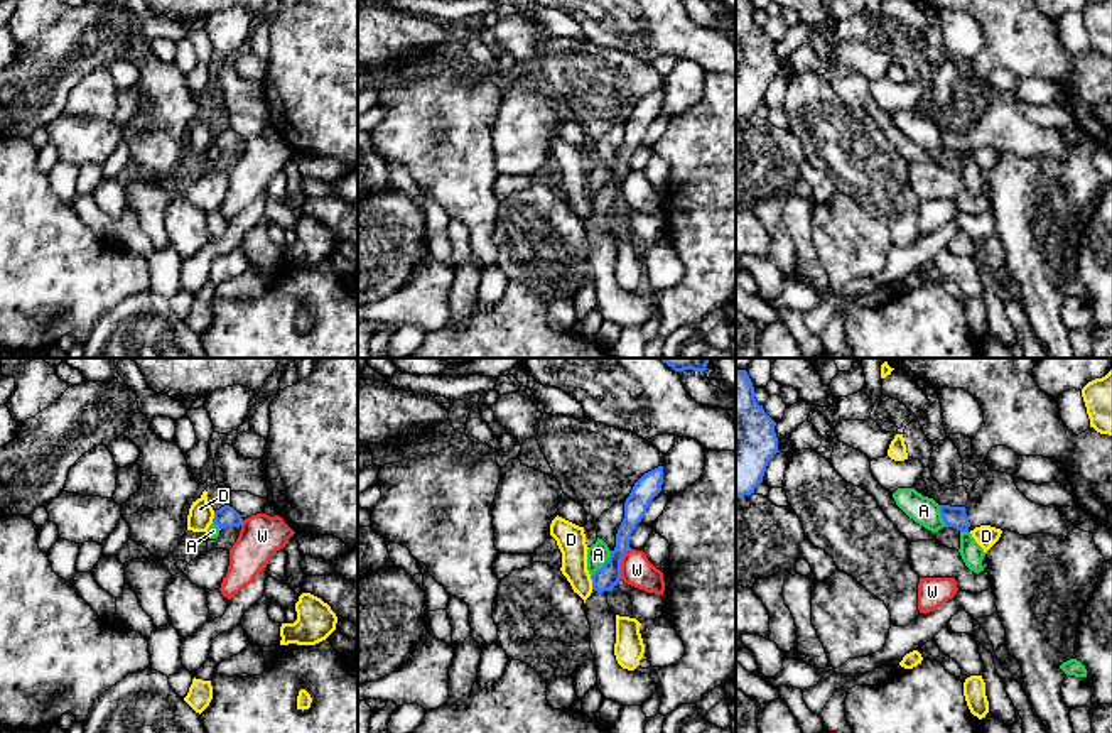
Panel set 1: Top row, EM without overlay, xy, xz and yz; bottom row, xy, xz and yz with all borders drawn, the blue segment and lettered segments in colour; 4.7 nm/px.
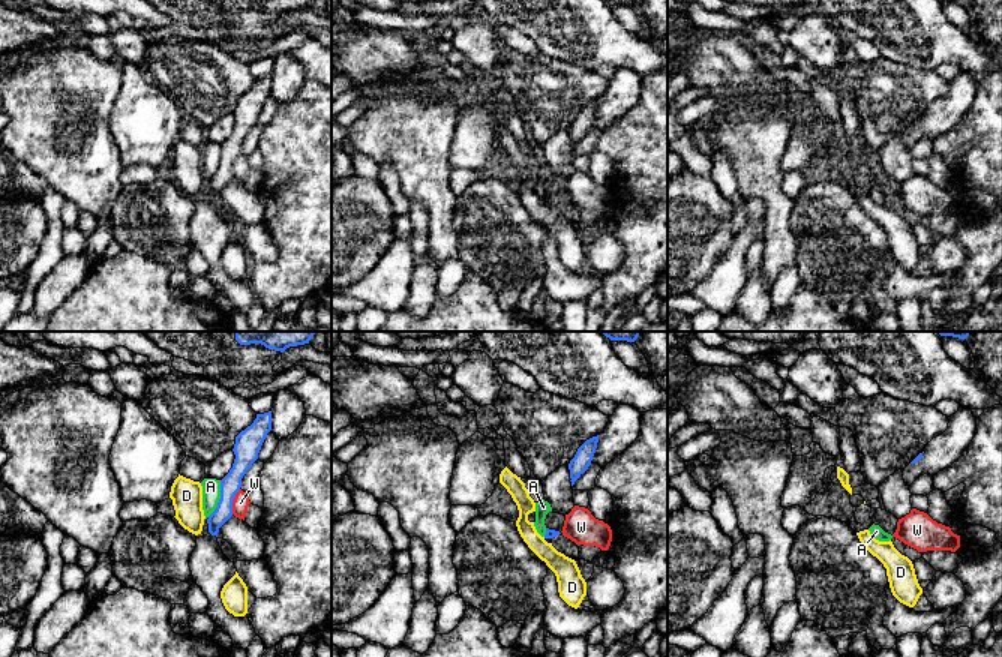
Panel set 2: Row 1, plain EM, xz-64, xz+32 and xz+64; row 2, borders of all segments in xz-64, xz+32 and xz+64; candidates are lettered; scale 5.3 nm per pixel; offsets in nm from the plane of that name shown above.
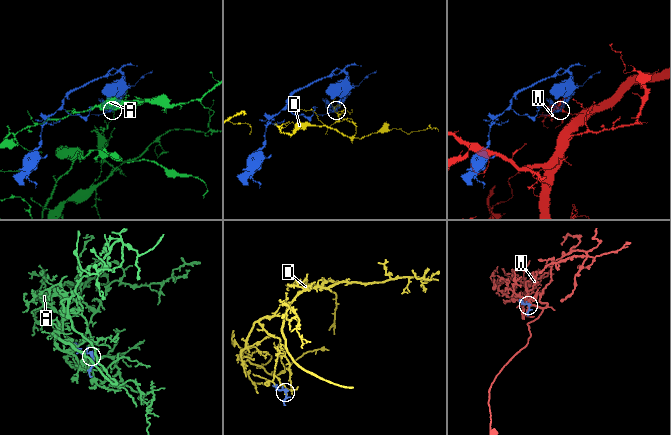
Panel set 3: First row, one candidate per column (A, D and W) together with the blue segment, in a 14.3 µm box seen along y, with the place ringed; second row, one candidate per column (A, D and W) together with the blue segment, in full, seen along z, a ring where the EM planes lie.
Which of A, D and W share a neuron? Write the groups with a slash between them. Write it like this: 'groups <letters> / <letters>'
groups A / D / W

